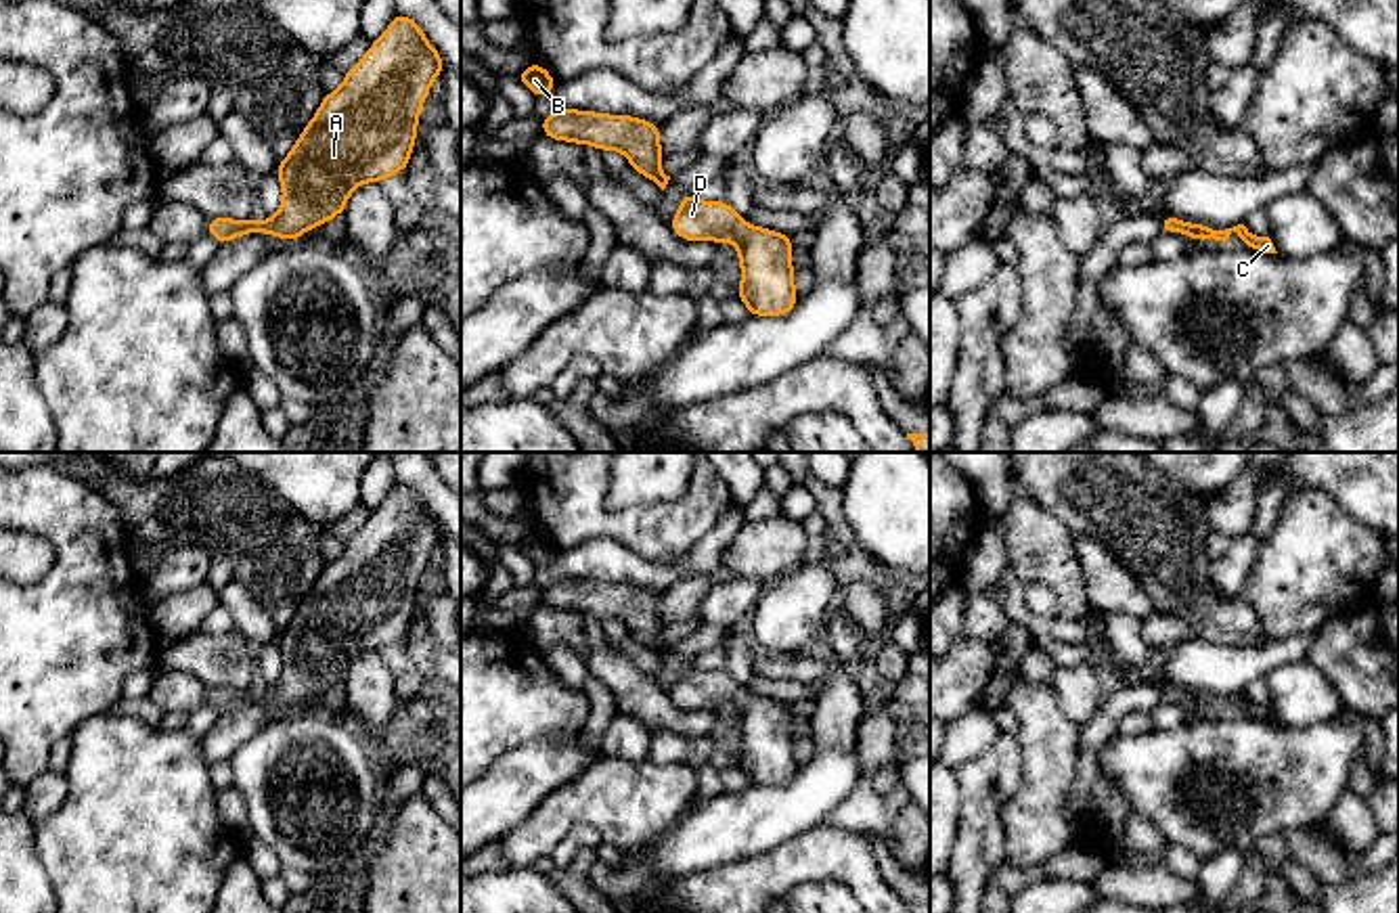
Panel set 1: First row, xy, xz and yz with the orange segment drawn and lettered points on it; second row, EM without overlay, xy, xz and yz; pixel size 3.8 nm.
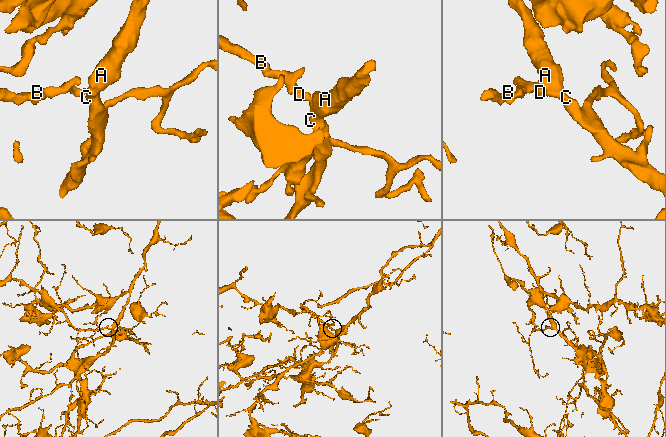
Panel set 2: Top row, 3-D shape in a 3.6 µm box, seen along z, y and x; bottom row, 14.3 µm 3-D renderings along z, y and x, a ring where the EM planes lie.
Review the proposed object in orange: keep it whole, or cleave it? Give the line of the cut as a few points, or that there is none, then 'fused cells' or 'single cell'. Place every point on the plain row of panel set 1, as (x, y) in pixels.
no cut; single cell

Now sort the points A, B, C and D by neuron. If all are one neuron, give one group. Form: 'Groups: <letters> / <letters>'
Groups: A B C D

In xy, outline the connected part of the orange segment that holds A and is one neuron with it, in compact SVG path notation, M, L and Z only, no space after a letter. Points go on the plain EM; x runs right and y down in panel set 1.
M398 482L367 524L346 540L343 553L325 563L299 609L276 634L274 643L283 655L279 681L268 691L258 685L245 691L224 685L209 687L207 702L218 712L235 710L247 702L270 702L276 708L297 710L306 699L343 683L358 653L383 651L396 641L406 641L421 576L444 536L440 521L427 511L417 490Z

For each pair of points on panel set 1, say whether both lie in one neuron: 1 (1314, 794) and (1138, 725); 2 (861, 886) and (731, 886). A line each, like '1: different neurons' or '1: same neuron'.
1: different neurons
2: same neuron

